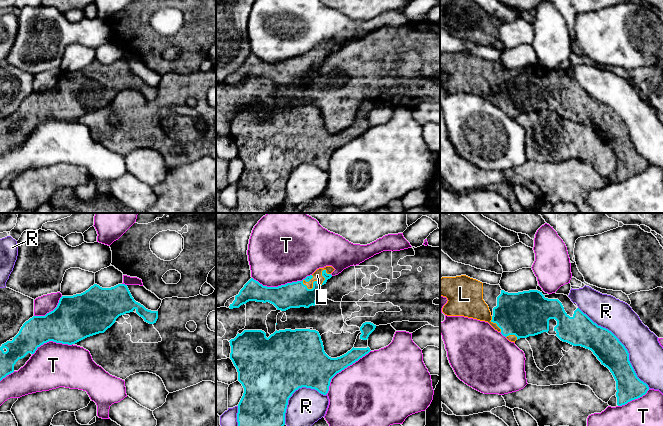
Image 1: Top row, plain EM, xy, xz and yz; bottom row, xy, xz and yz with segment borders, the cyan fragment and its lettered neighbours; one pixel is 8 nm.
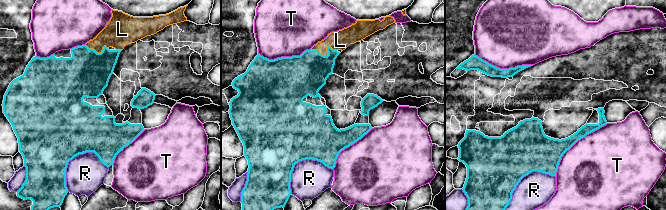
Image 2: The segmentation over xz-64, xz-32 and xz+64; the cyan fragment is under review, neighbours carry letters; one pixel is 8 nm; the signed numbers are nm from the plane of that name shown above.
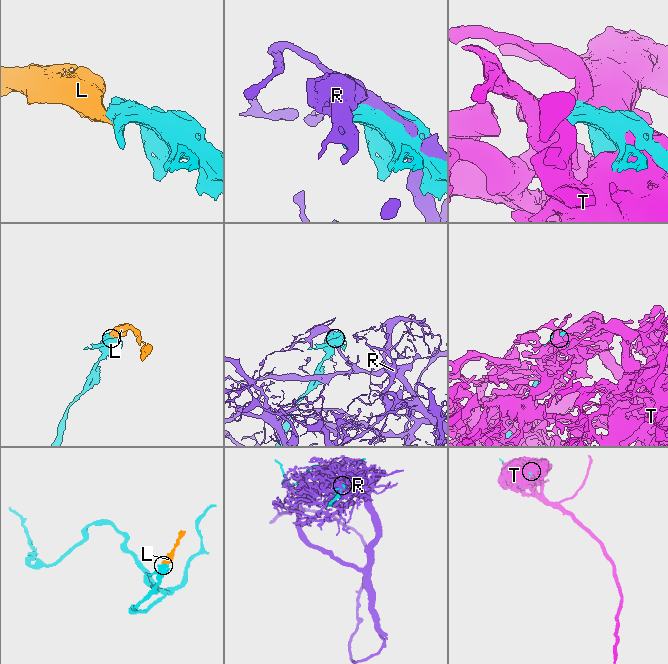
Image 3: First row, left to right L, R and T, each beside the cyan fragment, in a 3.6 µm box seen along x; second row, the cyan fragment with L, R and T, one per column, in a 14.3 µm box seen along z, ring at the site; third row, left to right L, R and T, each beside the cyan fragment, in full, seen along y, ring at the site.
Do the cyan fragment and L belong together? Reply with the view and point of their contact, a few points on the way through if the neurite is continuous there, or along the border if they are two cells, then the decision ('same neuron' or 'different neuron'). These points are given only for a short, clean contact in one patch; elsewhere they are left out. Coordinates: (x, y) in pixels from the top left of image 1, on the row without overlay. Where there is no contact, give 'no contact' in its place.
contact xz (318, 60); way xz (291, 71), (302, 70), (318, 60), (317, 51); same neuron

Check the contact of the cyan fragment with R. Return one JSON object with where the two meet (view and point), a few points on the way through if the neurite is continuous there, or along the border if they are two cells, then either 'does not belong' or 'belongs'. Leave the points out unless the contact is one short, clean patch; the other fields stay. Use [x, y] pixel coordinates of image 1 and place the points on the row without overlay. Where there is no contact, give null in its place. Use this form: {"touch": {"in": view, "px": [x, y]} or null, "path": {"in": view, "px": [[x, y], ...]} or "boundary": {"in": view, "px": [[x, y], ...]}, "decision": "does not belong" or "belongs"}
{"touch": {"in": "yz", "px": [622, 120]}, "decision": "does not belong"}

